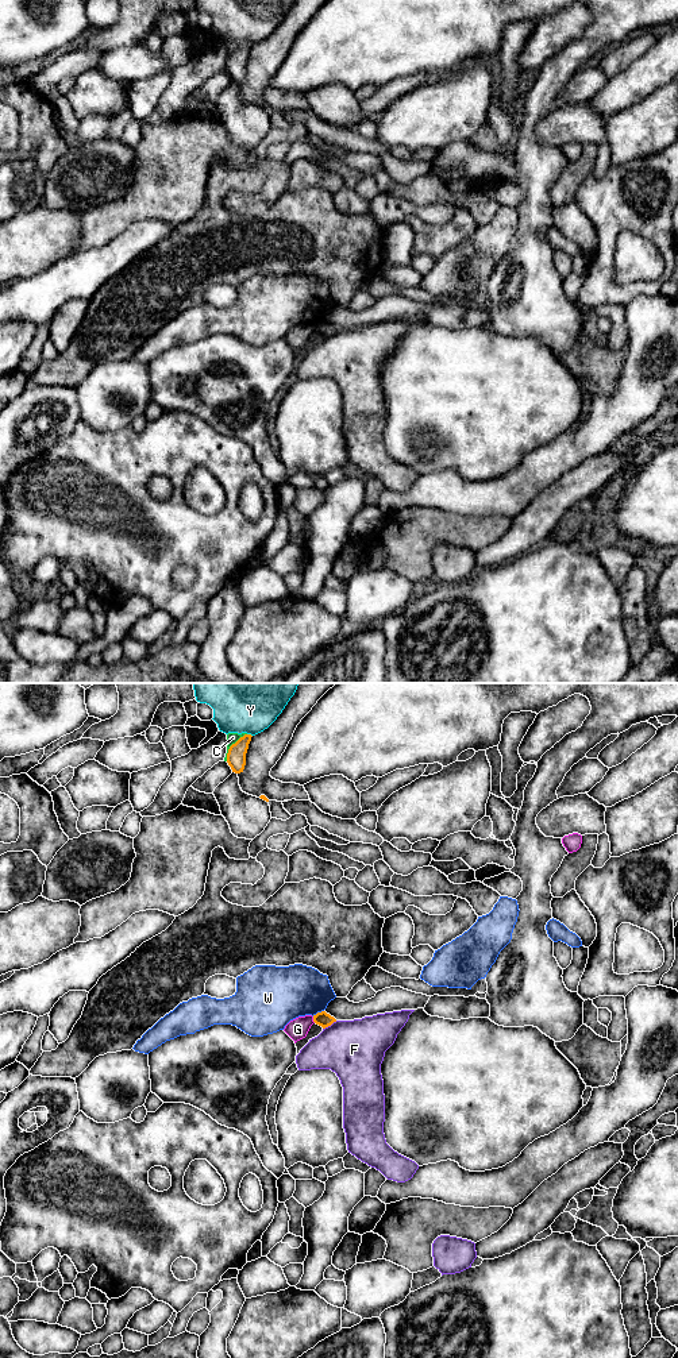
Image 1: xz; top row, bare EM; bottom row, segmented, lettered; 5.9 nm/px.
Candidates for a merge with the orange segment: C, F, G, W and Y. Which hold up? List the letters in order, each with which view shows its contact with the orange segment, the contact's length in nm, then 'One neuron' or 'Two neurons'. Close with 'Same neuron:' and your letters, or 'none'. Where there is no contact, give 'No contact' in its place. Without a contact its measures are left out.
C: Touches orange in xz. Shared border 200 nm. Two neurons
F: Touches orange in xz. Shared border 100 nm. Two neurons
G: Touches orange in xz. Shared border 40 nm. Two neurons
W: Touches orange in xz. Shared border 80 nm. Two neurons
Y: Touches orange in xz. Shared border 40 nm. Two neurons
Same neuron: none

